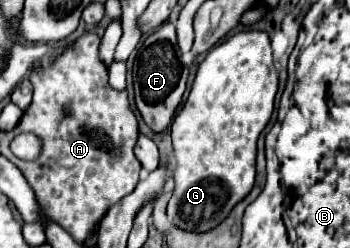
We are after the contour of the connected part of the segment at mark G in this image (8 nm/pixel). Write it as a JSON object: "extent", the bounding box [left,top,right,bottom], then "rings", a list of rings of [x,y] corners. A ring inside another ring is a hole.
{"extent":[167,30,277,232],"rings":[[[247,30],[247,32],[237,32],[233,34],[231,38],[227,38],[225,42],[217,44],[213,50],[209,50],[207,58],[199,64],[199,70],[197,70],[197,76],[195,76],[195,82],[193,82],[193,88],[183,104],[183,108],[177,112],[173,124],[171,124],[171,136],[173,136],[173,148],[175,148],[175,160],[177,160],[177,166],[175,166],[175,190],[173,190],[173,196],[169,200],[169,206],[167,206],[167,216],[169,220],[183,228],[183,230],[191,230],[191,232],[207,232],[211,228],[215,228],[219,222],[223,222],[227,218],[227,214],[231,212],[231,208],[245,196],[249,194],[249,190],[253,188],[253,182],[255,182],[255,152],[257,152],[257,138],[261,134],[261,130],[267,126],[271,114],[273,114],[273,100],[275,100],[275,94],[277,94],[277,70],[275,70],[275,64],[273,64],[273,54],[271,54],[271,40],[267,36],[267,32],[261,32],[261,30]]]}

